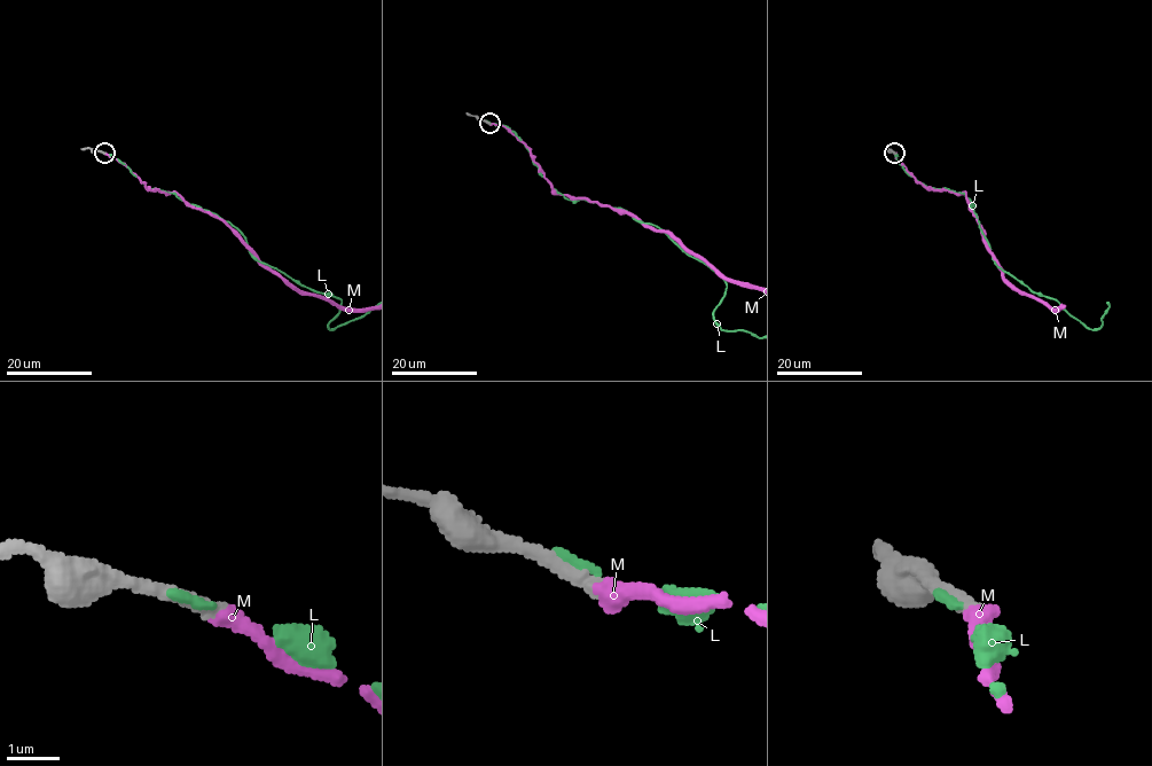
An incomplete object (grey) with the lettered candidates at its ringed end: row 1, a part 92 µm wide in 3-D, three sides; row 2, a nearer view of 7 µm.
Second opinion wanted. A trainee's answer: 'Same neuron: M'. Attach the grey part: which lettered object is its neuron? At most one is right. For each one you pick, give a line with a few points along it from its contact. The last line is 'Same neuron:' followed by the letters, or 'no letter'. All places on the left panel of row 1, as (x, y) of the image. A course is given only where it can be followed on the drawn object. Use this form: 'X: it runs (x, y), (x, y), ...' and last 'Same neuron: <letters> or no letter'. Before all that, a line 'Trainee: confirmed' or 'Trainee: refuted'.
Trainee: confirmed
Same neuron: M

